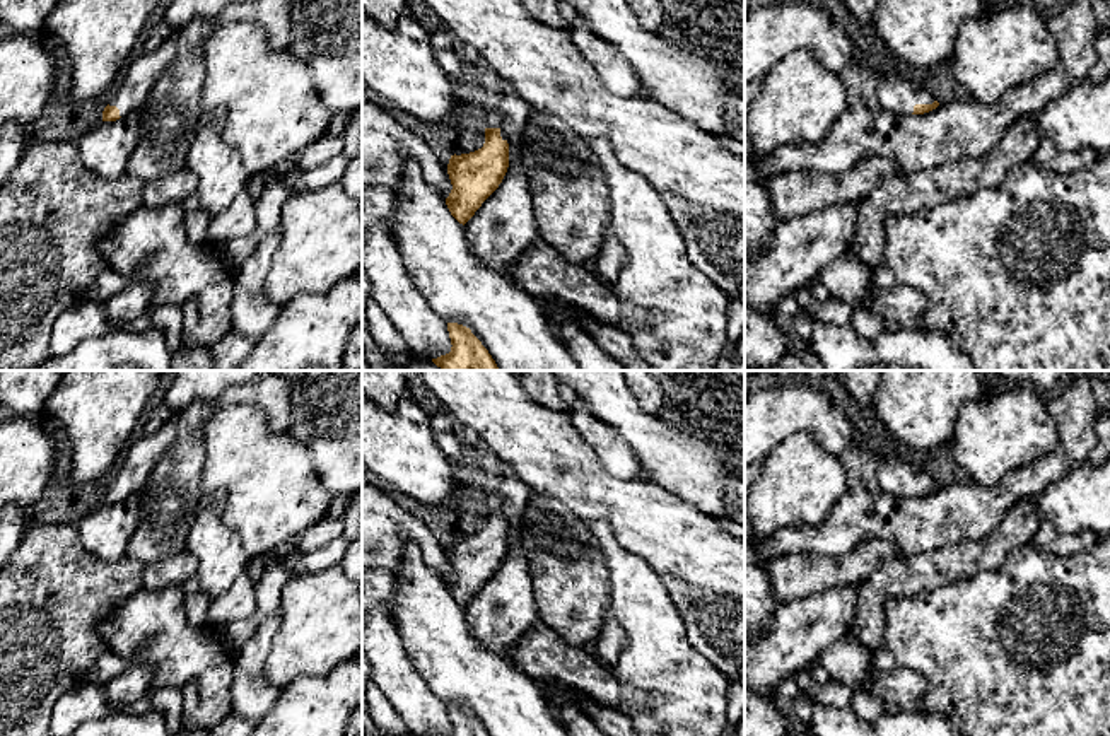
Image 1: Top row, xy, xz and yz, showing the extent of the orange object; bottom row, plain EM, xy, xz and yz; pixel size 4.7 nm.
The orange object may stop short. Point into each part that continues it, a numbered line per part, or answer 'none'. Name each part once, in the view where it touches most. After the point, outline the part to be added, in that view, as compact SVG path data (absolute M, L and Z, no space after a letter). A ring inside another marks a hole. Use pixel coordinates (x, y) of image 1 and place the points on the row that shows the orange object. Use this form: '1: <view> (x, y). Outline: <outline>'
1: yz (897, 94). Outline: M886 67L876 75L876 97L879 108L891 114L912 114L915 104L932 104L934 97L919 82L912 82L895 67Z

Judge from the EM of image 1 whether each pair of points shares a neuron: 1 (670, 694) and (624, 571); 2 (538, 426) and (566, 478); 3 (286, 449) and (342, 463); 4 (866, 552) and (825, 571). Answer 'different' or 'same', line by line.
1: same
2: same
3: different
4: same

